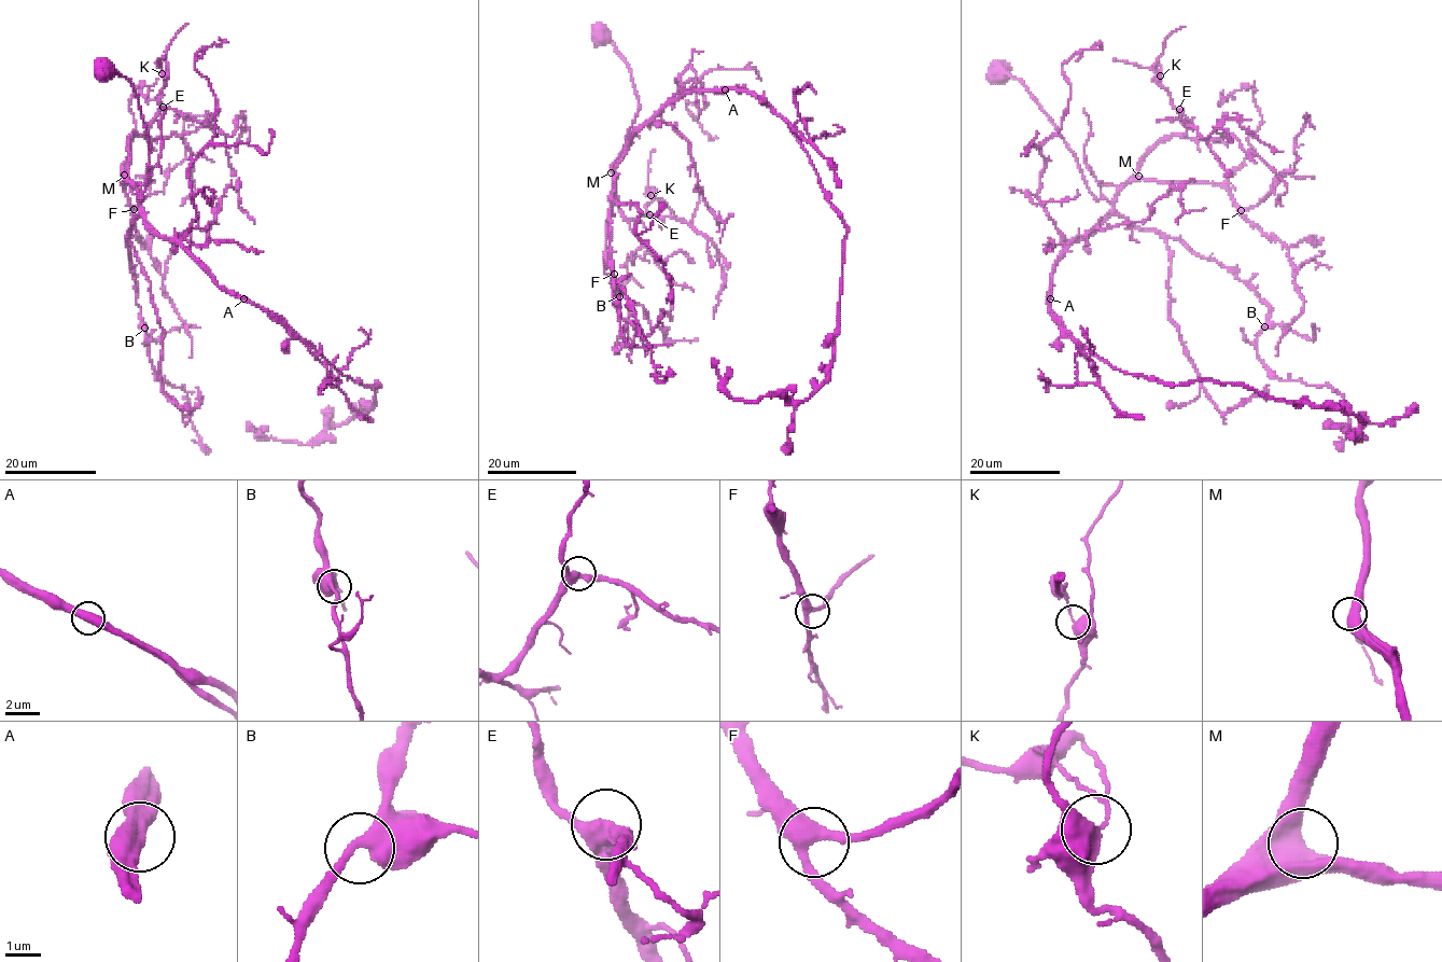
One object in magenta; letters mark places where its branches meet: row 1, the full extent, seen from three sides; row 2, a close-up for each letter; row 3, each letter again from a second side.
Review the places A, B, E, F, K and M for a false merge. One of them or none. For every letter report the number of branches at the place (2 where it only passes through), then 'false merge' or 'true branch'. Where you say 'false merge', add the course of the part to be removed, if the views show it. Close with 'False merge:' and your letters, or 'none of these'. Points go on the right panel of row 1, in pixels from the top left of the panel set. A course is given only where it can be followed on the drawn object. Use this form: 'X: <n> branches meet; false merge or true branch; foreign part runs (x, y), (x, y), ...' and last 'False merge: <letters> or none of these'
A: 2 branches meet; true branch
B: 2 branches meet; true branch
E: 3 branches meet; true branch
F: 3 branches meet; true branch
K: 3 branches meet; true branch
M: 3 branches meet; true branch
False merge: none of these

